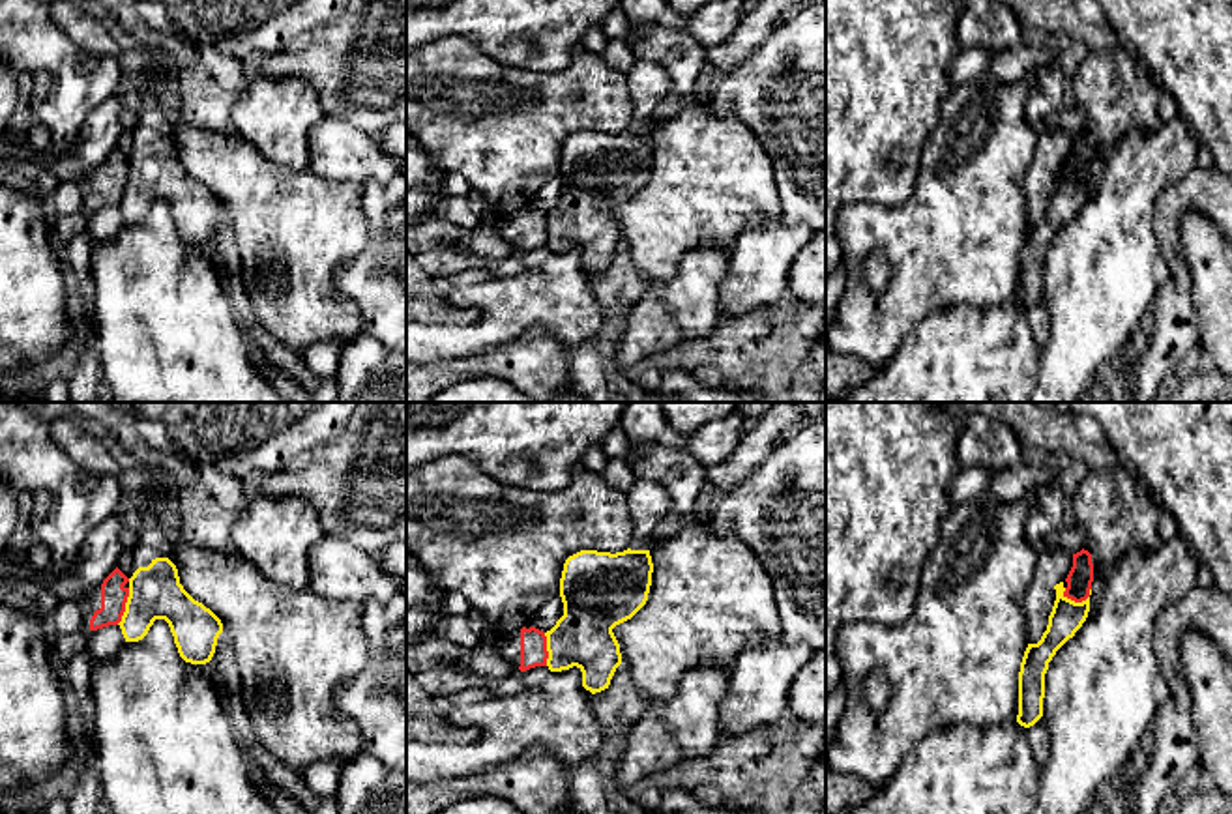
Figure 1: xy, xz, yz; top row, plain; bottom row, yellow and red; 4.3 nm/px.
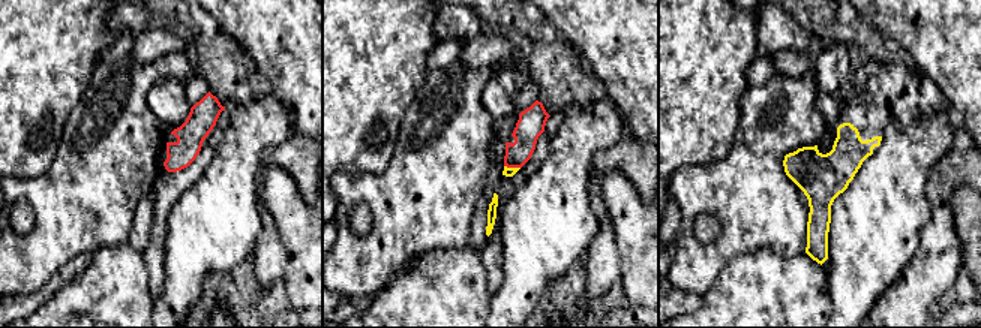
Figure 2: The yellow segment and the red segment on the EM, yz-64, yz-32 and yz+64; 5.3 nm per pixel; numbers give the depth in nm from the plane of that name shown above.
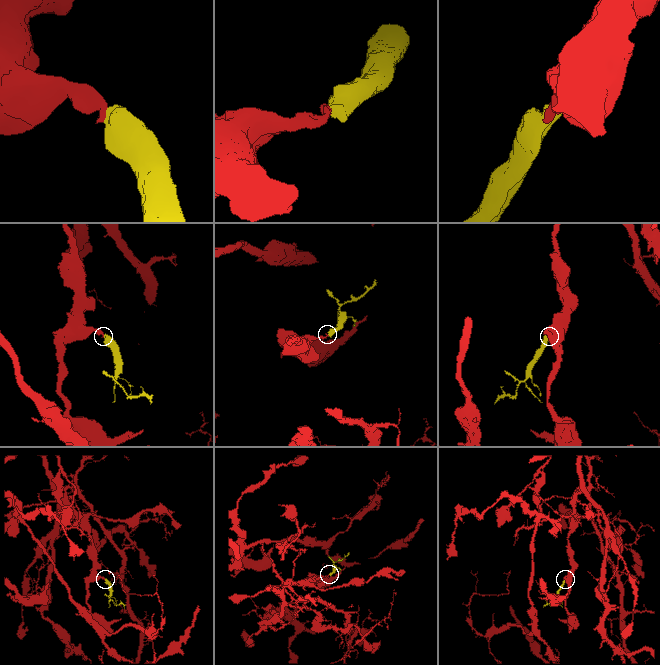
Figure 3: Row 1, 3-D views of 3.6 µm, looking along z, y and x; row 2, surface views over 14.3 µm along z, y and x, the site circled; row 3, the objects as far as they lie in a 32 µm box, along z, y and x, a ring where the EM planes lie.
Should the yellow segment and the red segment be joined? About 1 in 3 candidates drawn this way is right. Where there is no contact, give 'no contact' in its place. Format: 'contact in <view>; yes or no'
contact in yz; no

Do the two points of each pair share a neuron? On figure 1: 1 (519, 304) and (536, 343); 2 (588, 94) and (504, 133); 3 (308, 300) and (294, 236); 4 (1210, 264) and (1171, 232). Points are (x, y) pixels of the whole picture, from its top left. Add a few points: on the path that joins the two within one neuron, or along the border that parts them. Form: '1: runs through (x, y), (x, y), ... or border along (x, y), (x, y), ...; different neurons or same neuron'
1: border along (489, 347), (543, 328), (570, 348); different neurons
2: runs through (570, 101), (525, 116); same neuron
3: runs through (296, 285), (294, 251); same neuron
4: border along (1186, 212), (1180, 223), (1180, 247), (1193, 285); different neurons

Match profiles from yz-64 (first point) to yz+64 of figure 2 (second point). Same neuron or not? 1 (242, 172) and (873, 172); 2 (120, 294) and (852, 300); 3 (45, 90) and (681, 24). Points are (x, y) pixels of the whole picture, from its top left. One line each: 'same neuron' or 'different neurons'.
1: same neuron
2: different neurons
3: same neuron

